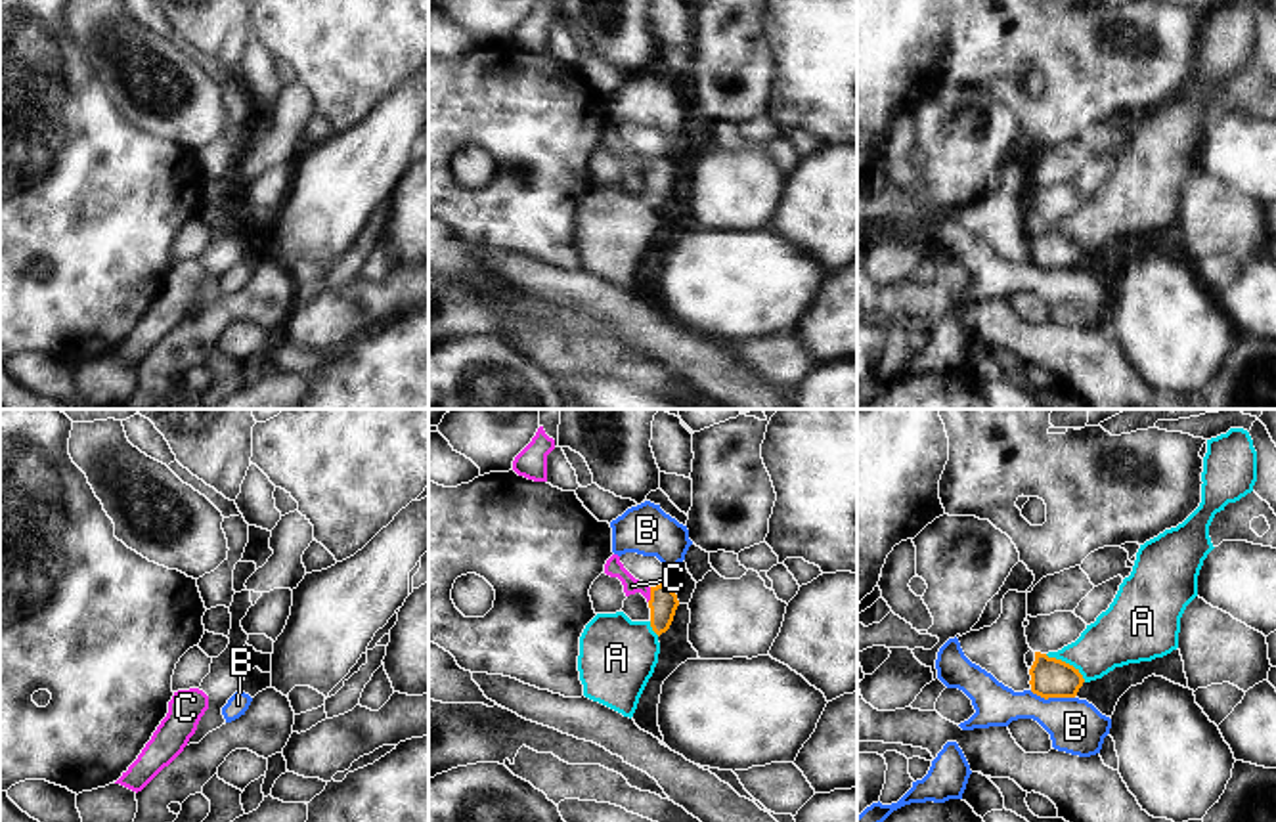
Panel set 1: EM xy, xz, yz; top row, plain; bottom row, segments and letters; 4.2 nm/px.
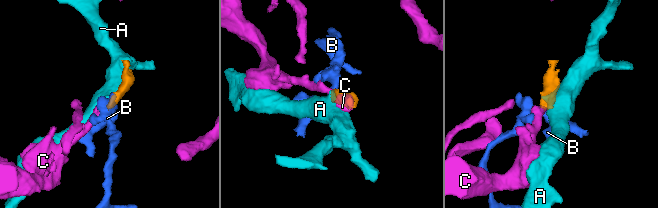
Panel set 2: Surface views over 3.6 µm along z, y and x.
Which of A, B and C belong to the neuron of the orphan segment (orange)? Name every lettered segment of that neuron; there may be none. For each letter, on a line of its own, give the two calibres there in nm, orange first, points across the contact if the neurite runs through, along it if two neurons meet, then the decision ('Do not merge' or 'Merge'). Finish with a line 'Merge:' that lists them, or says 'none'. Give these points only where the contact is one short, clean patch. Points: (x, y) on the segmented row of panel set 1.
A: Thickness 170 nm (orange) against 240 nm. Boundary: yz (1045, 654), (1068, 662), (1085, 681). Do not merge
B: Thickness 170 nm (orange) against 220 nm. Boundary: yz (1030, 691), (1045, 698), (1074, 698). Do not merge
C: Thickness 120 nm (orange) against 80 nm. Path across: xz (662, 603), (651, 595), (615, 568). Merge
Merge: C

